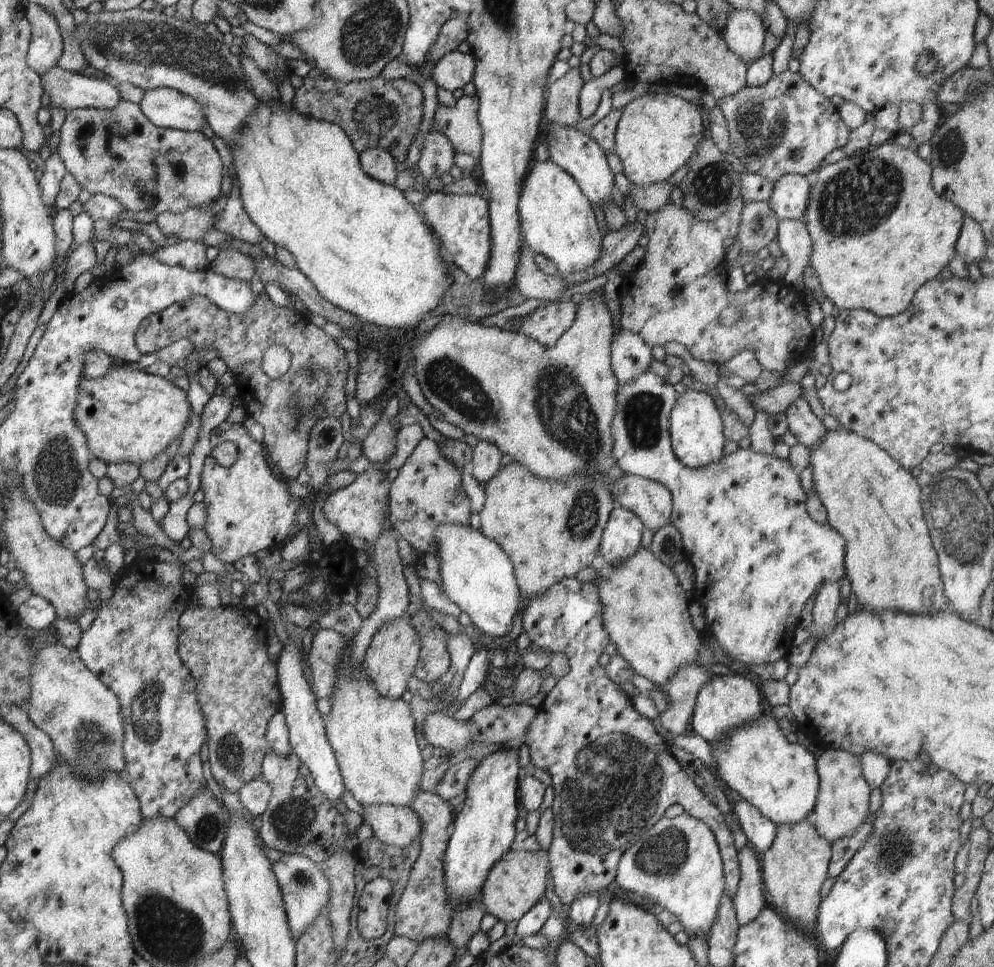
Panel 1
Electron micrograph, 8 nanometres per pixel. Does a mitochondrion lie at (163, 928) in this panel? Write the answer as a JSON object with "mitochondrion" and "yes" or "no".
{"mitochondrion":"yes"}

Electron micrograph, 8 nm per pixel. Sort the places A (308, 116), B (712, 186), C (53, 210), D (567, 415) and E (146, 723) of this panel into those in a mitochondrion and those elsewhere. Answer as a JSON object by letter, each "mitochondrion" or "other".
{"A":"other","B":"mitochondrion","C":"other","D":"mitochondrion","E":"mitochondrion"}

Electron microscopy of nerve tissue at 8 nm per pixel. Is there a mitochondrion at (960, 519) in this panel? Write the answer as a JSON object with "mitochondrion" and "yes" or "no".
{"mitochondrion":"yes"}

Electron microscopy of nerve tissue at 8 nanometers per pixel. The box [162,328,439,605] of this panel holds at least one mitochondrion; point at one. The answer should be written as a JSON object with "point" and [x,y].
{"point":[313,388]}

